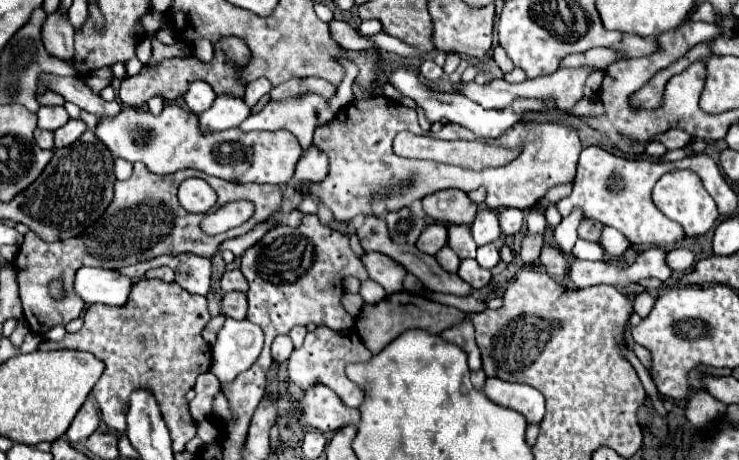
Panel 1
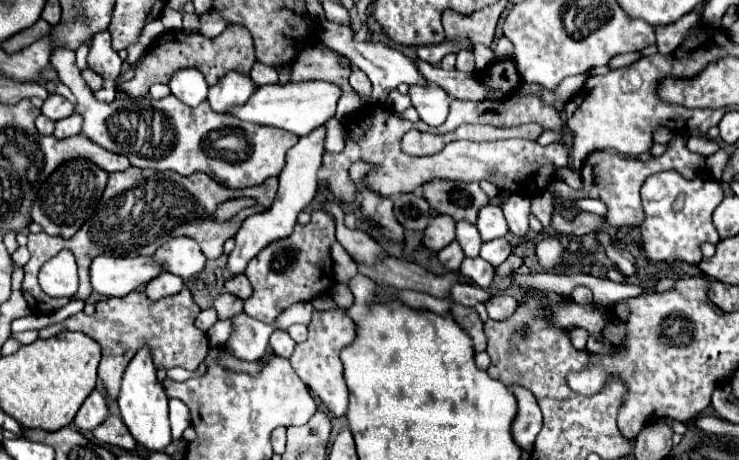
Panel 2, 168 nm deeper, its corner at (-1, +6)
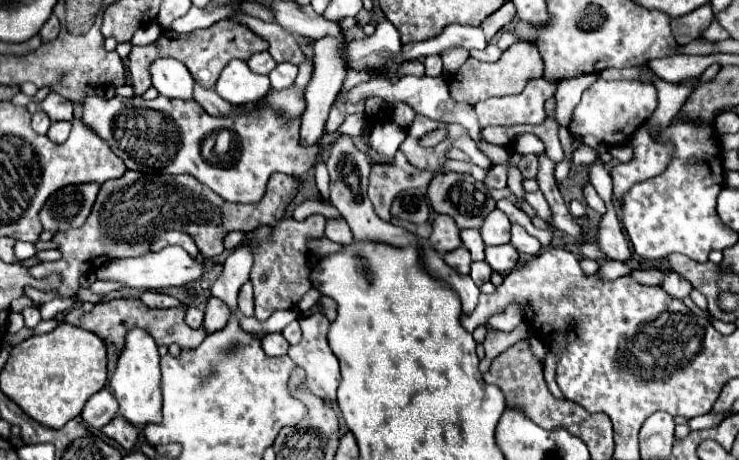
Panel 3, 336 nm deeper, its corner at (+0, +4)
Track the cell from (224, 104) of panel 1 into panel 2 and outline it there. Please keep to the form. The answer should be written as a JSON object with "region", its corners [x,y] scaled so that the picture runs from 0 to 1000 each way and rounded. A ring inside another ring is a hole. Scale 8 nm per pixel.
{"region":[[[309,157],[295,183],[284,191],[281,222],[290,243],[306,243],[306,235],[311,230],[327,230],[344,196],[346,183],[341,183],[336,161]]]}

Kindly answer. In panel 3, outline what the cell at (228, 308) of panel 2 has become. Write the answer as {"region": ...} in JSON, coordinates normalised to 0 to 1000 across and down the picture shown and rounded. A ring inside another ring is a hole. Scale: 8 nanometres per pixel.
{"region":[[[283,648],[277,670],[277,696],[275,696],[280,722],[299,717],[302,709],[307,709],[310,691],[313,691],[313,670],[307,670],[307,661],[296,648]]]}

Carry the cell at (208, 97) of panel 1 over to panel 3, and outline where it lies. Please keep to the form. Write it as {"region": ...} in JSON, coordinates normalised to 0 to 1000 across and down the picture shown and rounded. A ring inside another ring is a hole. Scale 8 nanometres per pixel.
{"region":[[[237,126],[210,130],[204,139],[204,174],[207,187],[215,196],[215,204],[226,213],[245,213],[245,217],[261,213],[264,174],[258,157],[248,143],[248,135]]]}

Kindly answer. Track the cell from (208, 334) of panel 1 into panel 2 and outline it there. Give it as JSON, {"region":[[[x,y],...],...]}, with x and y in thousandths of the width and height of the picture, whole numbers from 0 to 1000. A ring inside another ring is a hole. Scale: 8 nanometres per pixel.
{"region":[[[281,670],[281,674],[273,674],[273,678],[265,687],[265,700],[263,700],[263,704],[265,704],[271,717],[279,722],[292,696],[295,696],[295,691],[292,691],[292,674],[290,674],[290,670]]]}

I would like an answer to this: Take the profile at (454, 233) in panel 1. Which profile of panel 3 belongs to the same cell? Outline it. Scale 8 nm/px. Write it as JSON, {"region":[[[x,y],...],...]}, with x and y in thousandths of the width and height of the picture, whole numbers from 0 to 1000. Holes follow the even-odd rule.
{"region":[[[624,500],[624,522],[627,522],[627,535],[637,548],[637,561],[640,565],[654,565],[656,552],[654,552],[654,522],[651,522],[651,509],[648,500]]]}

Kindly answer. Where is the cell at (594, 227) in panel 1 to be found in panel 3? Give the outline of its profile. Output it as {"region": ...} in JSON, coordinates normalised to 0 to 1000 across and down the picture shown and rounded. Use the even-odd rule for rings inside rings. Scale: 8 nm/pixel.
{"region":[[[732,417],[713,422],[713,439],[724,452],[724,461],[727,461],[727,470],[729,470],[732,478],[743,483],[743,474],[746,474],[746,452],[743,452],[743,443],[740,443],[740,435],[735,430],[735,422],[732,422]]]}

